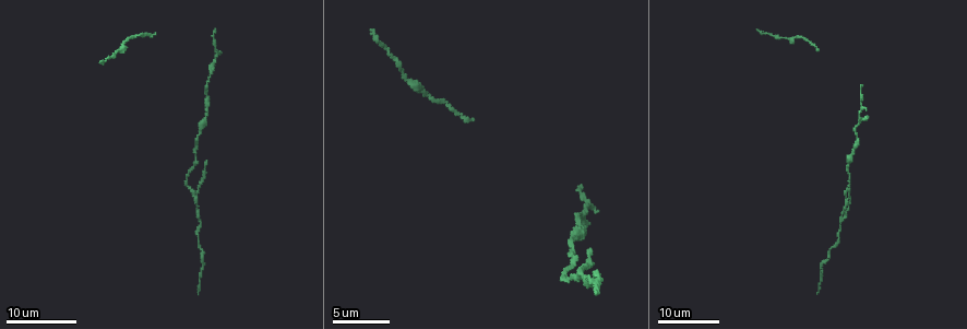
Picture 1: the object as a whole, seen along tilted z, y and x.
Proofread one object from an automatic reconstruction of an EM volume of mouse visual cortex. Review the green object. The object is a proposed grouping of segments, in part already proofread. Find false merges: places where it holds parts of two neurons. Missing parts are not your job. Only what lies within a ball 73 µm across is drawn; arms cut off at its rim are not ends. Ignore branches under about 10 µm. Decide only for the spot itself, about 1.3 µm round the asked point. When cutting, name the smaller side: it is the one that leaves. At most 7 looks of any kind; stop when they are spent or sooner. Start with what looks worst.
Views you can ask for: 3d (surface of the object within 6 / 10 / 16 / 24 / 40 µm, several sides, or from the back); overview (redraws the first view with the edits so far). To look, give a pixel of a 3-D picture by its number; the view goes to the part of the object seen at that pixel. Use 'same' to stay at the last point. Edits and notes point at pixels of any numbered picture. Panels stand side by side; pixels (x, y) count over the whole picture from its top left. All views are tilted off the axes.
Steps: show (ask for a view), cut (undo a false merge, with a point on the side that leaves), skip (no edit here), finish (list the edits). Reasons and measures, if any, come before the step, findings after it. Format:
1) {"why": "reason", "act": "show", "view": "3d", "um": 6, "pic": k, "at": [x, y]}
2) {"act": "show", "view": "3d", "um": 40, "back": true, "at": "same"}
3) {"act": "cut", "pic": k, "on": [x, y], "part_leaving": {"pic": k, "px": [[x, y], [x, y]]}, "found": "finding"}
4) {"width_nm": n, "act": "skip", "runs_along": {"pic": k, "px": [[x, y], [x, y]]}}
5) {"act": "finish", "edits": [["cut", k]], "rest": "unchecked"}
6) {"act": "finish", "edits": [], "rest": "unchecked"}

{"why": "sudden change in width", "act": "show", "view": "3d", "um": 16, "pic": 1, "at": [578, 234]}

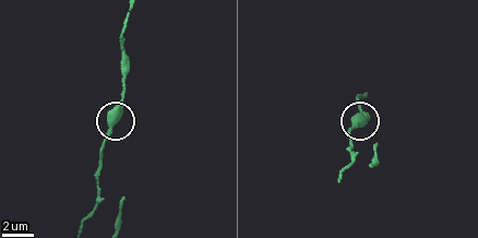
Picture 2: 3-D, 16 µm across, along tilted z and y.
{"act": "show", "view": "3d", "um": 6, "pic": 2, "at": [110, 126]}

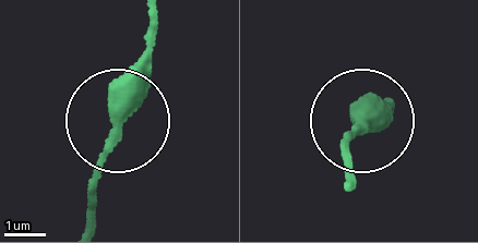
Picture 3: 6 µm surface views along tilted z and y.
{"act": "skip", "runs_along": {"pic": 3, "px": [[155, 17], [146, 70], [90, 202]]}, "found": "all the same neuron"}

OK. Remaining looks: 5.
{"why": "calibre changes", "act": "show", "view": "3d", "um": 16, "pic": 1, "at": [579, 278]}

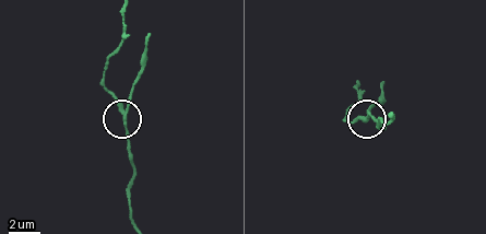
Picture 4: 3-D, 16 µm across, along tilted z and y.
{"act": "show", "view": "3d", "um": 10, "pic": 4, "at": [367, 117]}

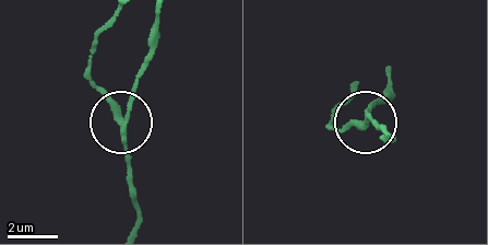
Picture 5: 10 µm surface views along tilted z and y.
{"act": "skip", "runs_along": {"pic": 5, "px": [[114, 21], [97, 43], [92, 80], [115, 116], [127, 177]]}, "found": "one neuron here"}

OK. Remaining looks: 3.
{"act": "show", "view": "3d", "um": 24, "pic": 1, "at": [575, 218]}

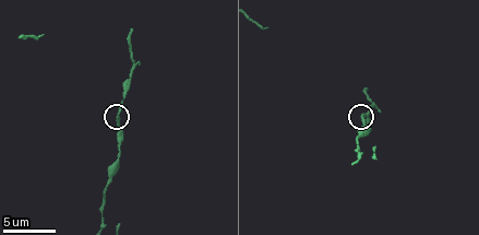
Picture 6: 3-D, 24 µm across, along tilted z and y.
{"act": "show", "view": "3d", "um": 6, "pic": 6, "at": [363, 118]}

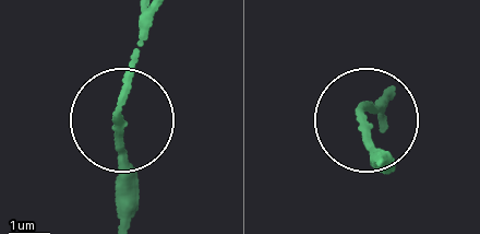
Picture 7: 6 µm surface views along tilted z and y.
{"side_arm_um": 35, "act": "skip", "runs_along": {"pic": 7, "px": [[124, 116], [146, 16]]}, "found": "all the same neuron"}

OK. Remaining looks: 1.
{"act": "show", "view": "3d", "um": 16, "pic": 6, "at": [363, 91]}

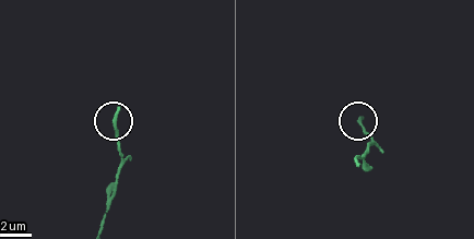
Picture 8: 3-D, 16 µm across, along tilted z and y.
{"width_nm": 250, "act": "skip", "runs_along": {"pic": 8, "px": [[102, 222], [122, 156], [115, 122]]}, "found": "continuous, no second neuron"}

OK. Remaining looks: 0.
{"act": "finish", "edits": [], "rest": "unchecked"}

